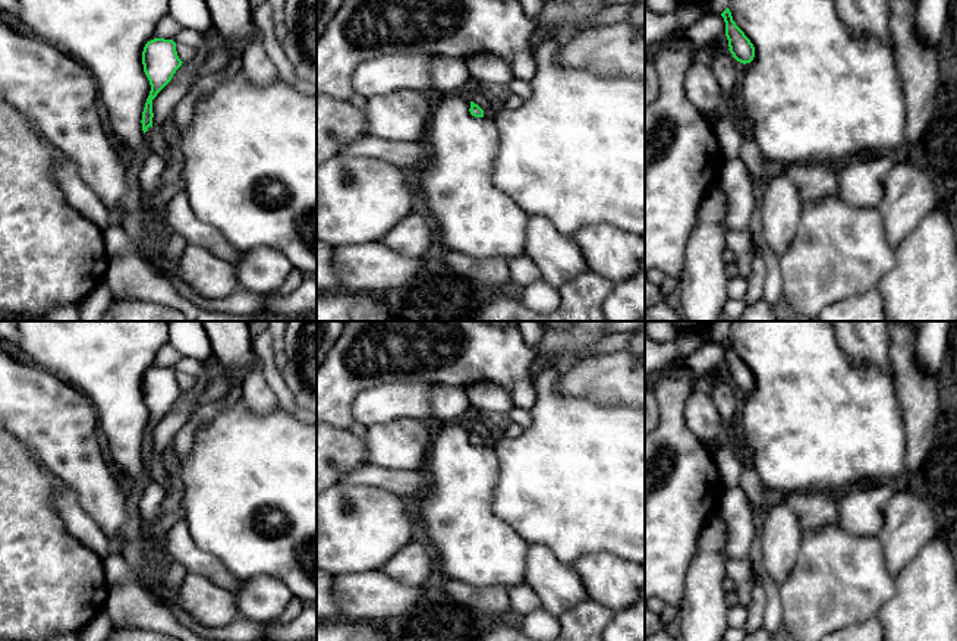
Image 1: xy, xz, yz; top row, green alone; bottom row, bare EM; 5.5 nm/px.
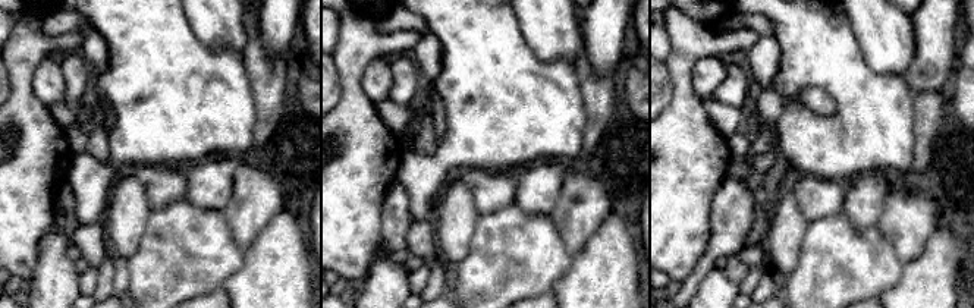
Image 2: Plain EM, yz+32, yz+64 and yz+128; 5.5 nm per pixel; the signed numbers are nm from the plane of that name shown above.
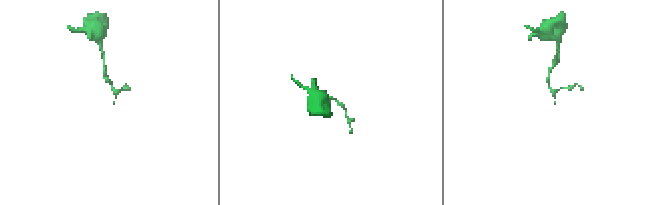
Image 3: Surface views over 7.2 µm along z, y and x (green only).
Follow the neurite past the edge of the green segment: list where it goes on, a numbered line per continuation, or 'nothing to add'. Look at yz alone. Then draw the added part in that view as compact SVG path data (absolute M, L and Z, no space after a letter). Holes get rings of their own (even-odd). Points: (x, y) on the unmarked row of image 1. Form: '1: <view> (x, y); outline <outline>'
nothing to add

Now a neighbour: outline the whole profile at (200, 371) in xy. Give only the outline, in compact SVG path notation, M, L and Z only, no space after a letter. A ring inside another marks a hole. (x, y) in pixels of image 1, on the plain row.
M182 356L173 370L192 377L195 380L195 386L191 390L182 392L171 408L177 408L183 402L198 398L208 386L208 378L215 371L213 362L205 364L189 356Z

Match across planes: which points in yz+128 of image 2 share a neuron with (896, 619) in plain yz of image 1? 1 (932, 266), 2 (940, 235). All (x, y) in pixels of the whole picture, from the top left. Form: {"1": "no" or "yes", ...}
{"1": "yes", "2": "yes"}

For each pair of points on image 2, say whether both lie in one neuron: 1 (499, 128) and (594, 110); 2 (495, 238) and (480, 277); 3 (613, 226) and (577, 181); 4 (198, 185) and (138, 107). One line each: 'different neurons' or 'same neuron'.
1: different neurons
2: same neuron
3: different neurons
4: different neurons

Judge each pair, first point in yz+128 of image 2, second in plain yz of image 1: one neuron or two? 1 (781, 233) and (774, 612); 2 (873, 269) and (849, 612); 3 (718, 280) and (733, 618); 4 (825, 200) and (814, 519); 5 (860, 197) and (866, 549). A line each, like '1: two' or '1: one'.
1: two
2: one
3: two
4: one
5: two

